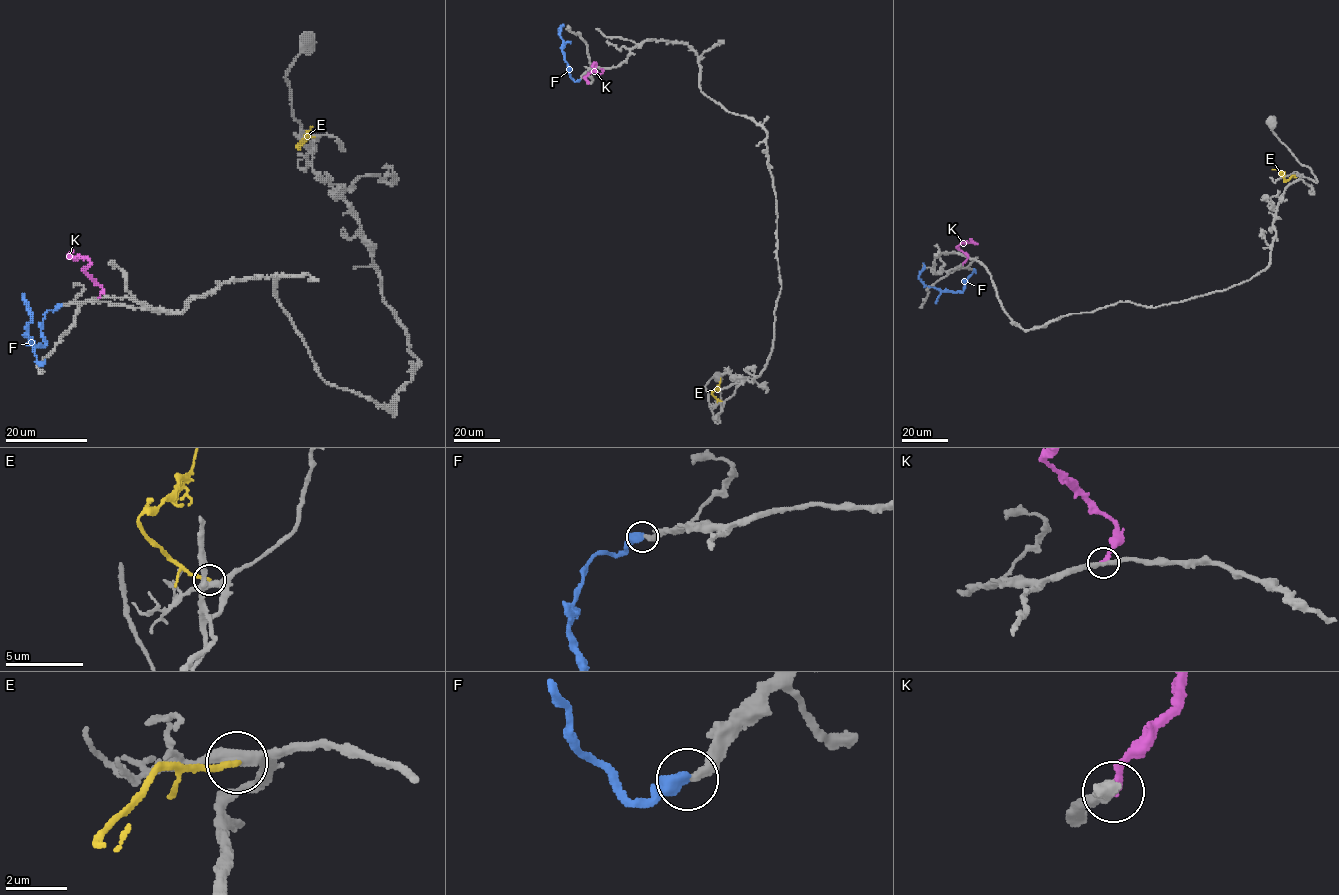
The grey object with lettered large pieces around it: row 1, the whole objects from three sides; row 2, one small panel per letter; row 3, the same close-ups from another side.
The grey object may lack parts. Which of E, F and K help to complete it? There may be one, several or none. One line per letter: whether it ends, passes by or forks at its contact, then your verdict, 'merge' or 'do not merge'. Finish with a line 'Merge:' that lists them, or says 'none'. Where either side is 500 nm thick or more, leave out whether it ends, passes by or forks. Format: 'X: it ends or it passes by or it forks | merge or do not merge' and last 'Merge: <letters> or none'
E: it ends | do not merge
F: merge
K: it ends | do not merge
Merge: F

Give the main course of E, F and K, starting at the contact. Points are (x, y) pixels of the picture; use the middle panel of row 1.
E: (722, 401), (711, 392), (721, 378)
F: (579, 80), (575, 81), (569, 74), (571, 69), (564, 57), (560, 32), (563, 24), (557, 29)
K: (601, 68), (602, 72), (598, 73), (592, 65), (595, 63), (586, 78), (589, 84)

